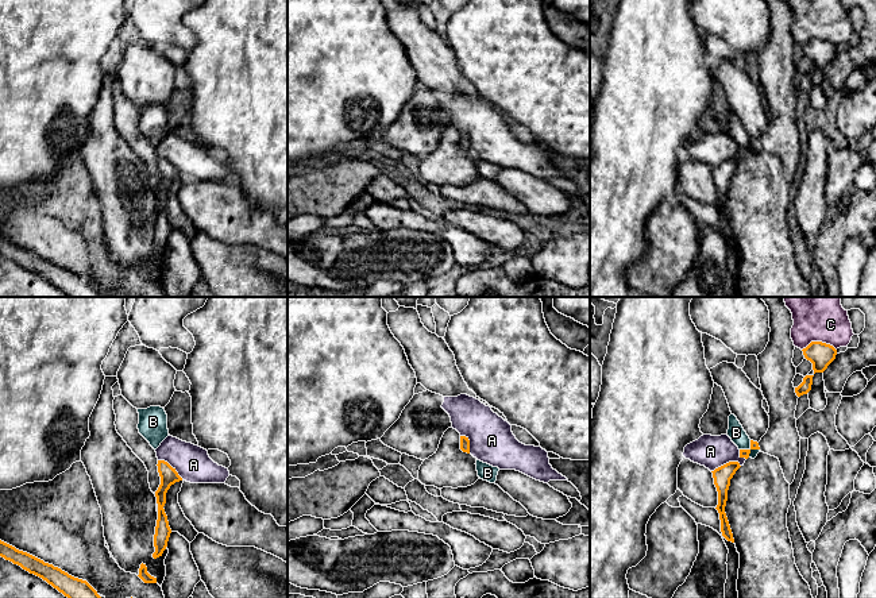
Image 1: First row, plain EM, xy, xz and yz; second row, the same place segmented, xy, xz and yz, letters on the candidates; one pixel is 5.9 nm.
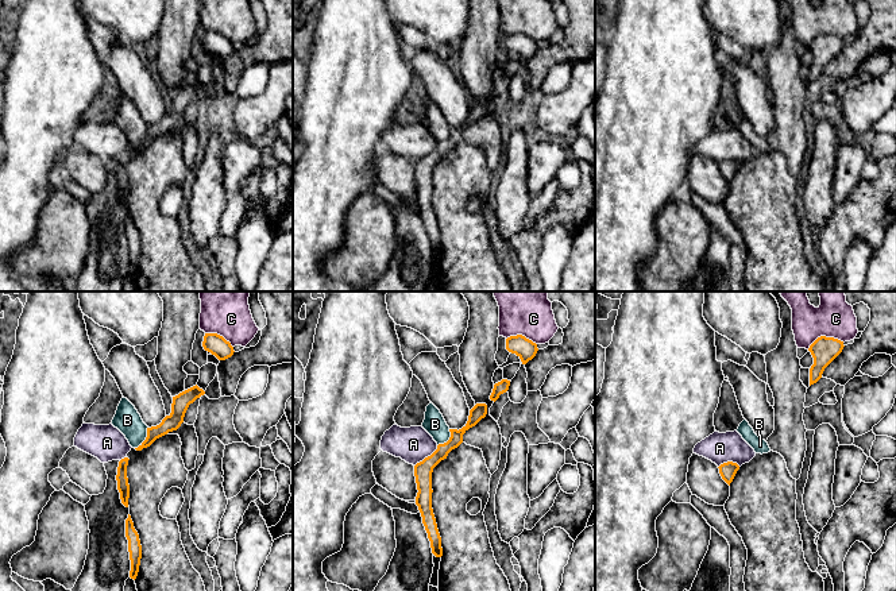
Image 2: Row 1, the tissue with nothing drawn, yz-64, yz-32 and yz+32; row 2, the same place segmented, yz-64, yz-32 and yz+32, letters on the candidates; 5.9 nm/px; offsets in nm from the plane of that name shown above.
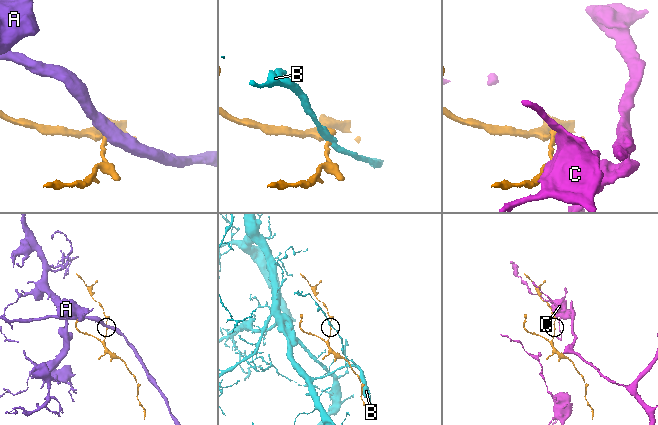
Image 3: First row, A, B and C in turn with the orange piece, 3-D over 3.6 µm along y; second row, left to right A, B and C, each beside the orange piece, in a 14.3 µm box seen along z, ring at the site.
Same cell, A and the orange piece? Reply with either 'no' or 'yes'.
yes

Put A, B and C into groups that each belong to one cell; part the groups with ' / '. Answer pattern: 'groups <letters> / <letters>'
groups A / B / C

